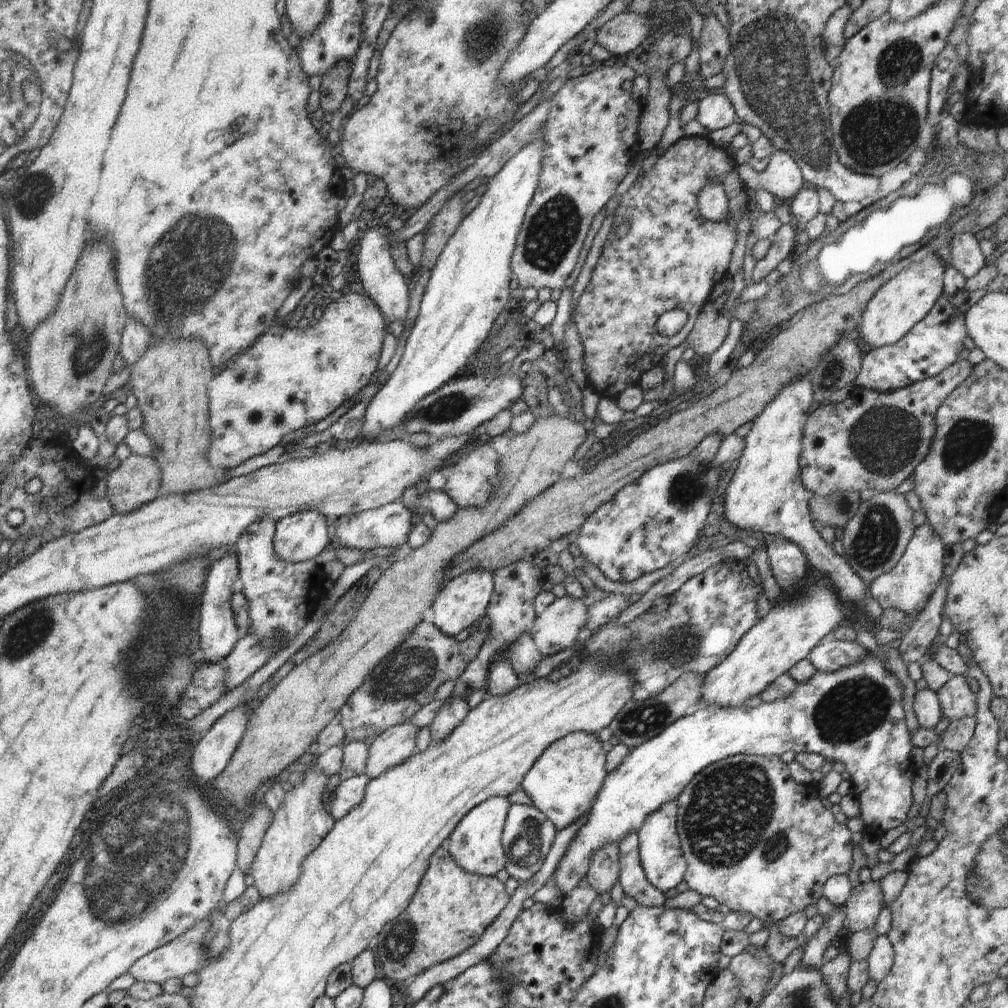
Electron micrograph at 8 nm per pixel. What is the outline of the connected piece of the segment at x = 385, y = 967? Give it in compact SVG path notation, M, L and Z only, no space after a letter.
M440 847L429 858L428 870L406 910L386 924L374 942L380 974L400 986L433 964L458 956L480 940L510 897L504 883L496 877L464 872L451 854Z

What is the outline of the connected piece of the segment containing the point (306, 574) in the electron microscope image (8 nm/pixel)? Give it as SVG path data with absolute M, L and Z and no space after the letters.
M261 516L248 525L239 539L235 542L237 562L239 566L238 589L246 597L249 612L250 633L257 634L262 640L271 639L274 632L280 631L283 634L283 642L279 645L283 647L289 643L302 627L310 619L318 606L323 602L326 593L324 592L324 580L326 574L322 566L318 565L314 559L299 563L284 563L275 556L273 549L273 538L275 535L276 521L271 516Z

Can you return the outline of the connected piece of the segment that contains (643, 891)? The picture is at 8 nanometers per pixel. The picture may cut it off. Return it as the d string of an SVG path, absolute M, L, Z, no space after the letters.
M628 833L619 845L619 877L618 882L625 896L634 898L638 905L659 907L666 902L665 894L654 888L646 878L640 864L638 837L636 833Z

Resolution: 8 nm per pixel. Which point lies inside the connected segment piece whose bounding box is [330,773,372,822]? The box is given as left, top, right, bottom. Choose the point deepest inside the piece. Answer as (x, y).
(349, 793)

